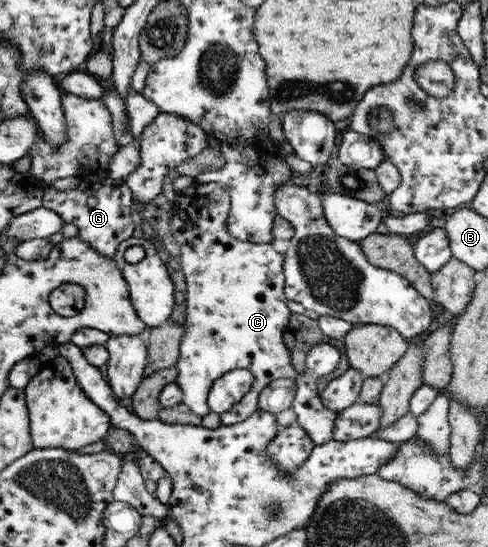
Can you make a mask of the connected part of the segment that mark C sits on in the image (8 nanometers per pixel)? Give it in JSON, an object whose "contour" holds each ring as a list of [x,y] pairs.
{"contour":[[[194,182],[189,188],[178,192],[173,200],[169,217],[170,231],[180,248],[180,265],[186,282],[186,331],[180,342],[180,357],[176,362],[177,378],[174,380],[183,390],[182,404],[197,416],[211,415],[208,406],[209,389],[215,381],[233,369],[247,369],[253,376],[253,388],[231,410],[220,415],[224,426],[239,424],[259,410],[259,394],[269,383],[279,378],[292,378],[297,385],[292,410],[297,415],[299,427],[305,429],[309,439],[316,445],[333,439],[337,413],[323,406],[317,390],[318,378],[329,374],[336,361],[336,349],[330,344],[314,344],[307,353],[306,364],[300,369],[292,363],[291,353],[283,342],[291,310],[287,307],[284,292],[284,256],[271,243],[253,244],[231,236],[226,227],[230,211],[230,193],[221,184]]]}

